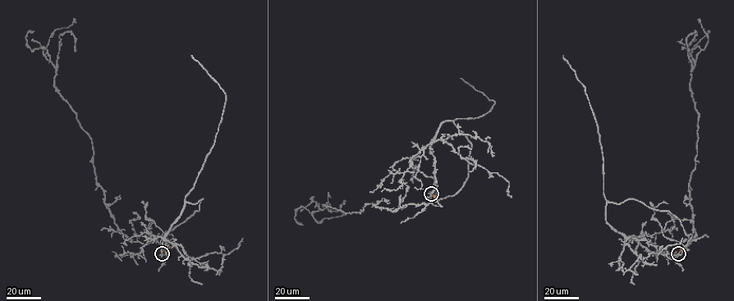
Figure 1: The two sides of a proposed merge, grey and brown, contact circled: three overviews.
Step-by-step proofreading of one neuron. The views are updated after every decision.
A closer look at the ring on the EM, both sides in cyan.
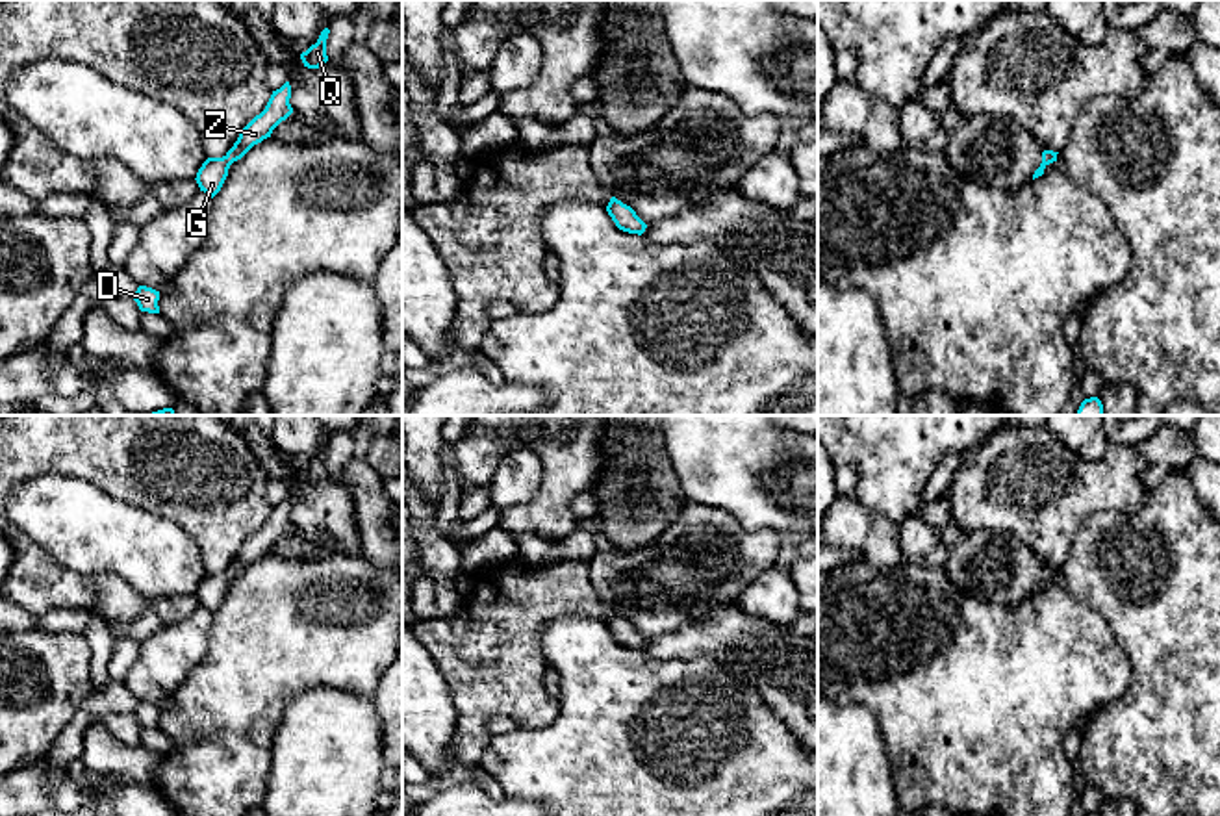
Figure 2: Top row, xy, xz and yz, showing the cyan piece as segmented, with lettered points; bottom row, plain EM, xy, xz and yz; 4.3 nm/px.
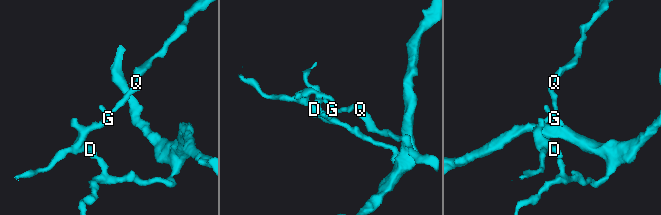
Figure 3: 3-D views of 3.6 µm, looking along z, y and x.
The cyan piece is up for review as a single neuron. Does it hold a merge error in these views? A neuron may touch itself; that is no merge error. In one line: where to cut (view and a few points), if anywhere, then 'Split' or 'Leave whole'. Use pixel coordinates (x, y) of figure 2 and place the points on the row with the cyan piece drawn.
No split. Leave whole

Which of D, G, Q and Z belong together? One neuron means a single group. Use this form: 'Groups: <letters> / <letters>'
Groups: D G Q Z

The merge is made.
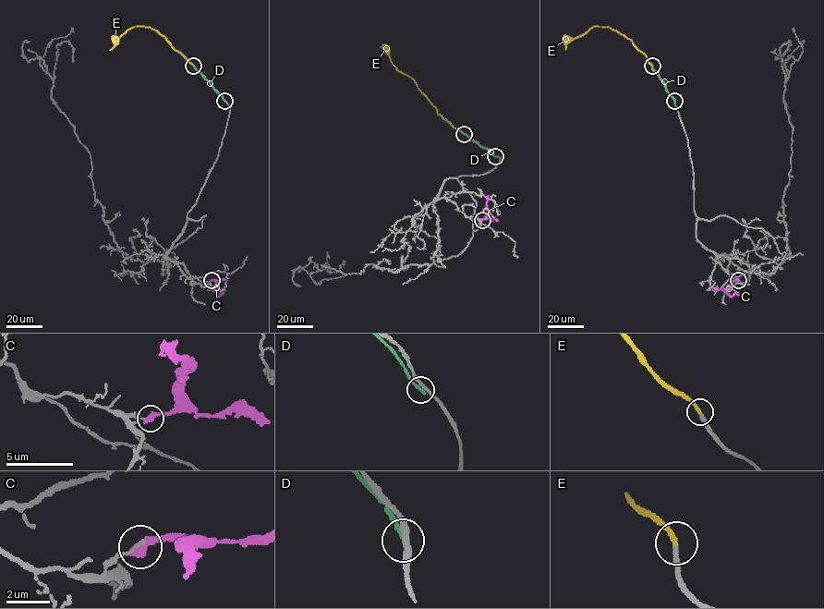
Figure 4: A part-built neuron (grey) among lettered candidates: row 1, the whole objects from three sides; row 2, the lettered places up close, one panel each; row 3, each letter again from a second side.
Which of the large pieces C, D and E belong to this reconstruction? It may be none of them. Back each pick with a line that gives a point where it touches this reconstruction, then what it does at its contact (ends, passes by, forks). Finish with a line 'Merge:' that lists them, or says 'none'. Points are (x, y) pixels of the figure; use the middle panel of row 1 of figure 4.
E: (464, 134) | it ends
Merge: E

